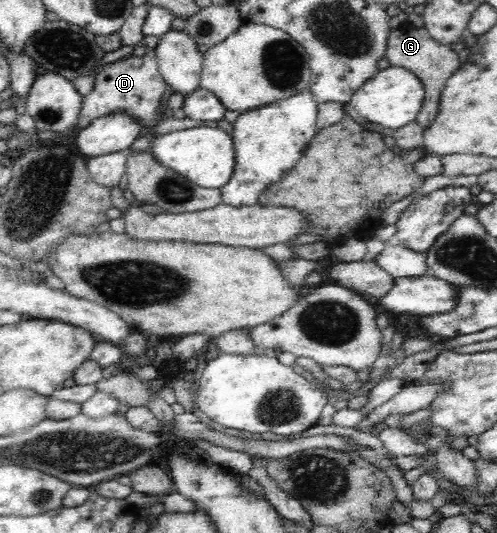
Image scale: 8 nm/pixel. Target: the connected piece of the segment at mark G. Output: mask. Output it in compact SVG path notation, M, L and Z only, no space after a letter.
M411 19L390 31L384 57L390 62L390 65L407 69L416 74L421 83L424 84L424 101L421 102L420 111L415 119L415 122L424 128L436 117L445 81L463 64L460 62L458 54L452 50L450 42L436 41L428 34L428 30L423 24Z

